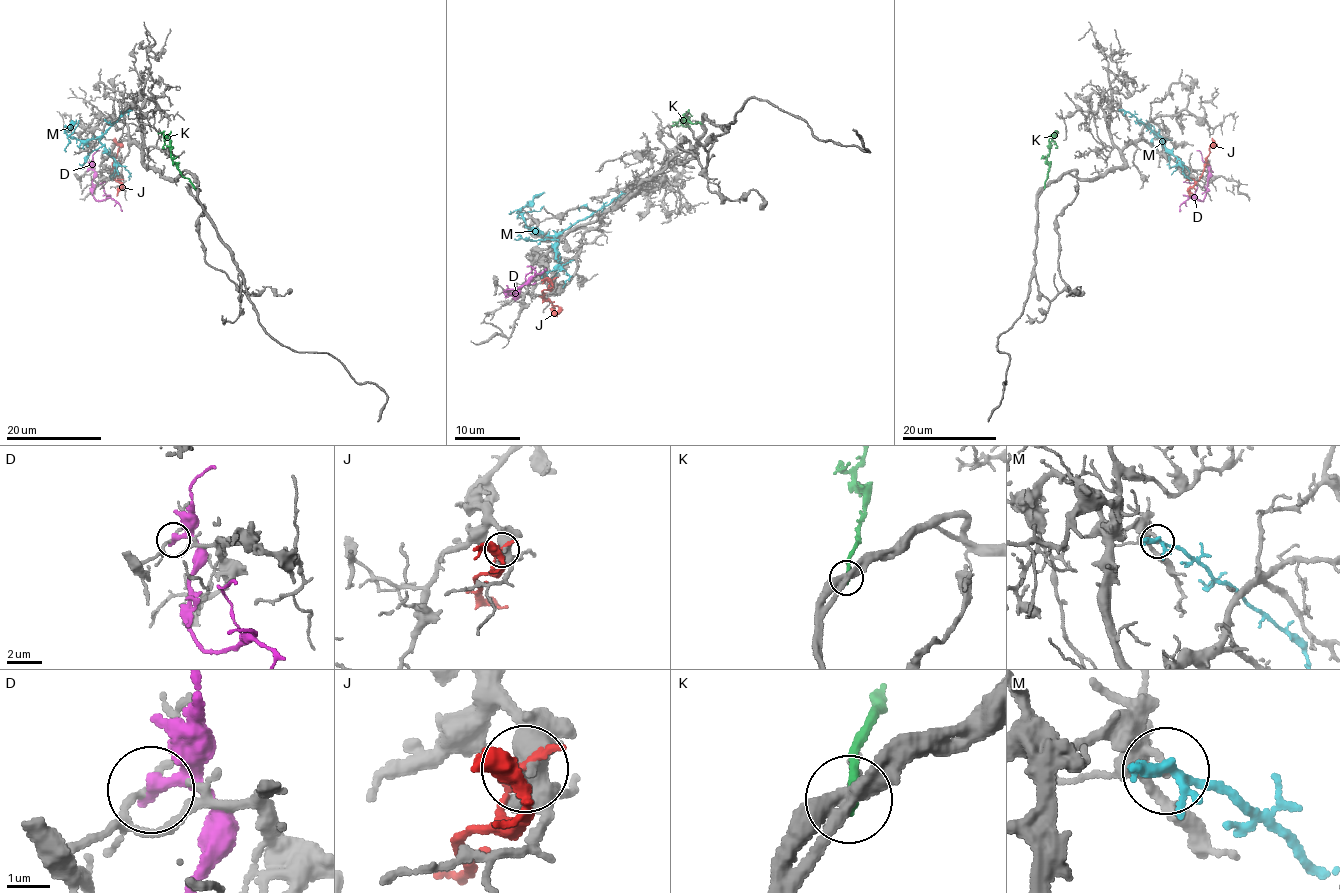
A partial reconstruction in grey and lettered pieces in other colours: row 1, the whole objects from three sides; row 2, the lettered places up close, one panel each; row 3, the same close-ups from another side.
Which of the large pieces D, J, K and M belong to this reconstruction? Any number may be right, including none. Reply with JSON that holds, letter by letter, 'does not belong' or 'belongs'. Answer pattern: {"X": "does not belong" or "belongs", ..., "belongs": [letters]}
{"D": "does not belong", "J": "does not belong", "K": "does not belong", "M": "does not belong", "belongs": []}

